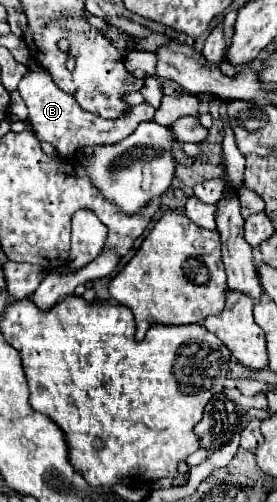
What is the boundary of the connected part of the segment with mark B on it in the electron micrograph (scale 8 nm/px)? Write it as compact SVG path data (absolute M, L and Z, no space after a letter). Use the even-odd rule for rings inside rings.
M31 69L23 76L23 80L19 82L17 92L21 94L23 102L29 108L29 122L31 122L37 138L41 142L53 144L55 150L65 158L73 156L77 152L77 148L119 142L119 140L131 136L141 122L153 120L153 114L155 114L155 108L145 102L145 104L139 104L139 106L131 106L129 114L125 114L123 118L105 120L101 116L95 116L95 114L83 110L71 94L59 90L53 84L53 80L51 80L51 76L48 73Z

